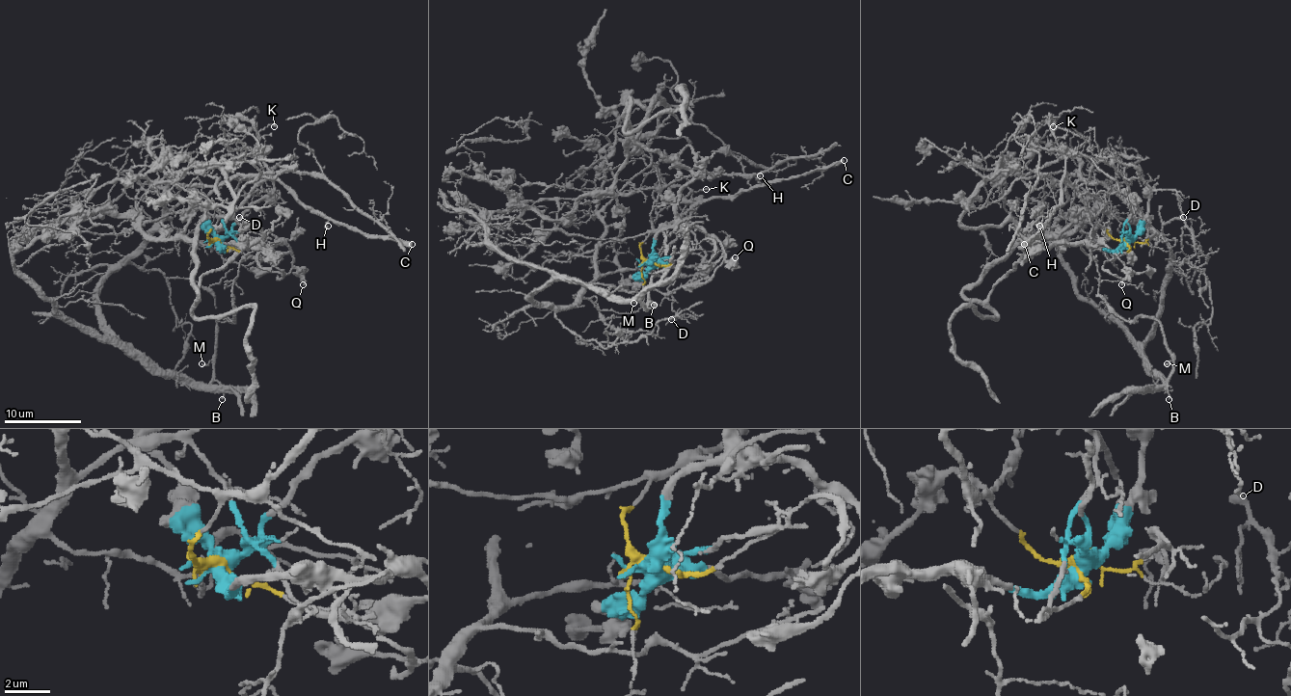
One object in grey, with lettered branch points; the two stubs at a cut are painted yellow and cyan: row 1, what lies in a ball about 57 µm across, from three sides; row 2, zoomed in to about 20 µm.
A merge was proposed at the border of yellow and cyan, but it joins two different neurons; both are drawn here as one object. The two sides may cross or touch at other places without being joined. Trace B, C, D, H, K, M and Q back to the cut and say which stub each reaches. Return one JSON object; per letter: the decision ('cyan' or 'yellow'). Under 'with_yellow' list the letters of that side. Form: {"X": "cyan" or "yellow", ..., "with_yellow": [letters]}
{"B": "cyan", "C": "yellow", "D": "cyan", "H": "yellow", "K": "yellow", "M": "cyan", "Q": "cyan", "with_yellow": ["C", "H", "K"]}

